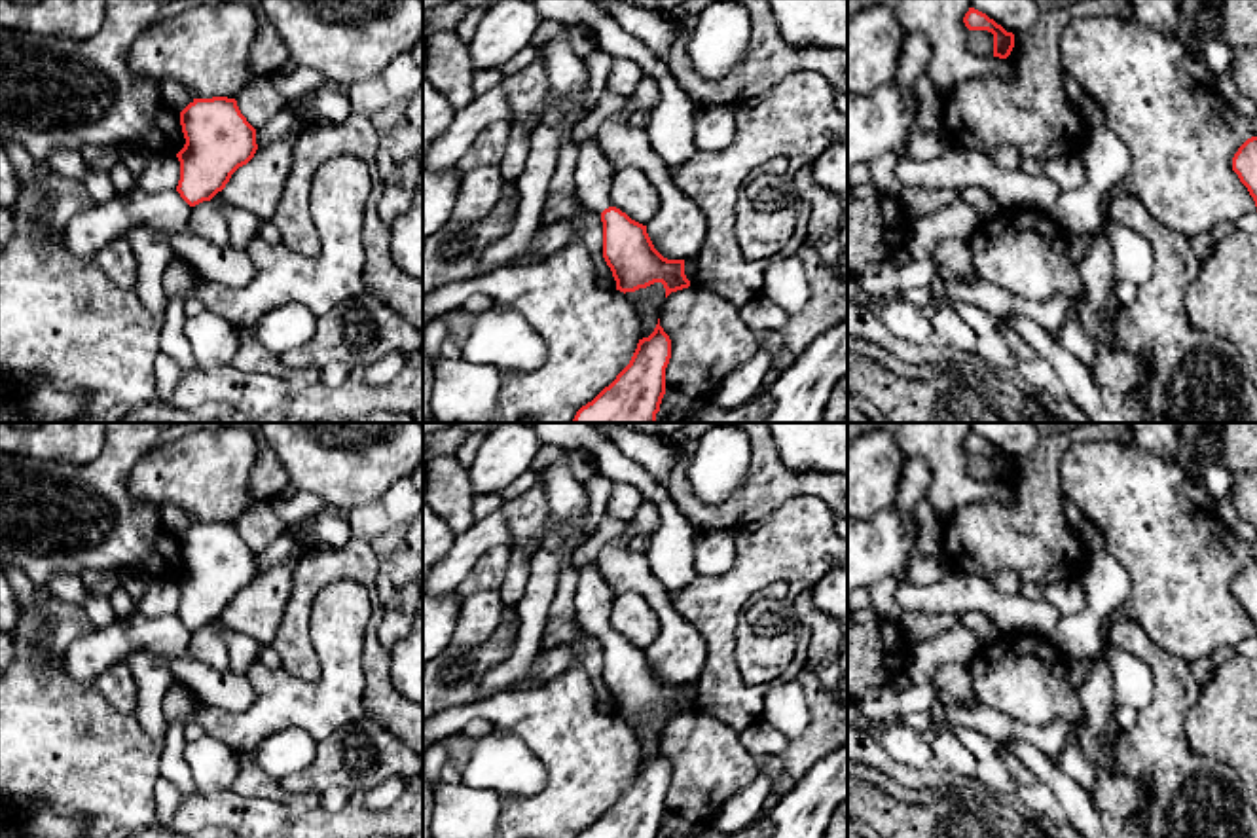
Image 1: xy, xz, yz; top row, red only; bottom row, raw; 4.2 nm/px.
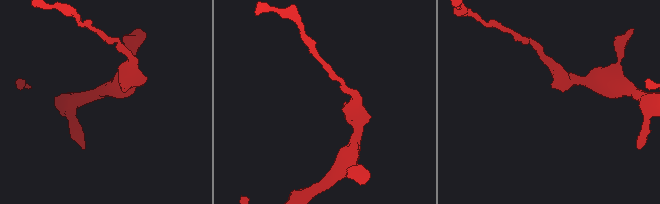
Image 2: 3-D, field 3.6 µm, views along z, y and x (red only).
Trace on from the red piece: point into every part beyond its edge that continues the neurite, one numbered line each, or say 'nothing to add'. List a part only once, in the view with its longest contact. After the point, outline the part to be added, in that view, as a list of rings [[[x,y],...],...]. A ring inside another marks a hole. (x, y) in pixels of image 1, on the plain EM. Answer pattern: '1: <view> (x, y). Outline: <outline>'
1: xz (594, 598). Outline: [[[595,565],[580,571],[574,595],[574,612],[582,635],[603,637],[610,631],[610,607],[614,592],[599,576]]]

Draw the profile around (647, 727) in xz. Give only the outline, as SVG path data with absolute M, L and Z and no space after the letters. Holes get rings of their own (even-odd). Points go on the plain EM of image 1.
M654 707L647 713L639 713L635 717L626 717L626 722L637 734L641 745L641 764L648 762L660 743L662 726L665 724L665 713L662 707Z

